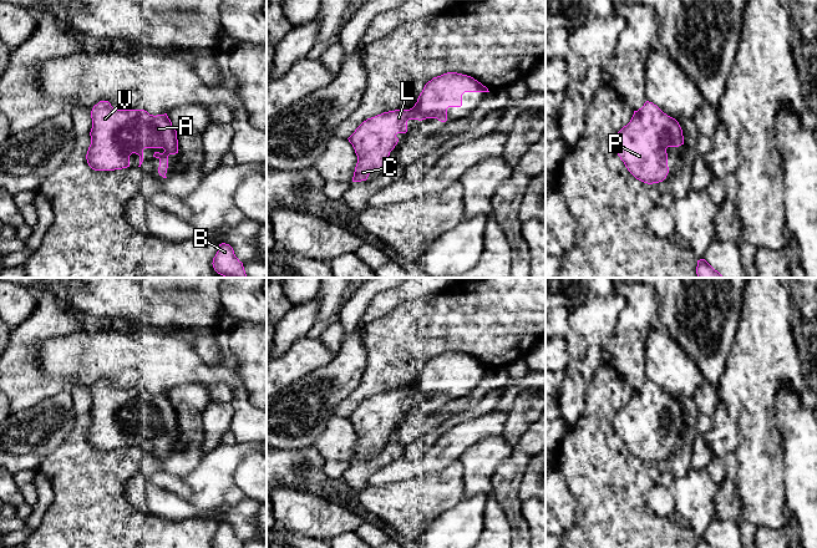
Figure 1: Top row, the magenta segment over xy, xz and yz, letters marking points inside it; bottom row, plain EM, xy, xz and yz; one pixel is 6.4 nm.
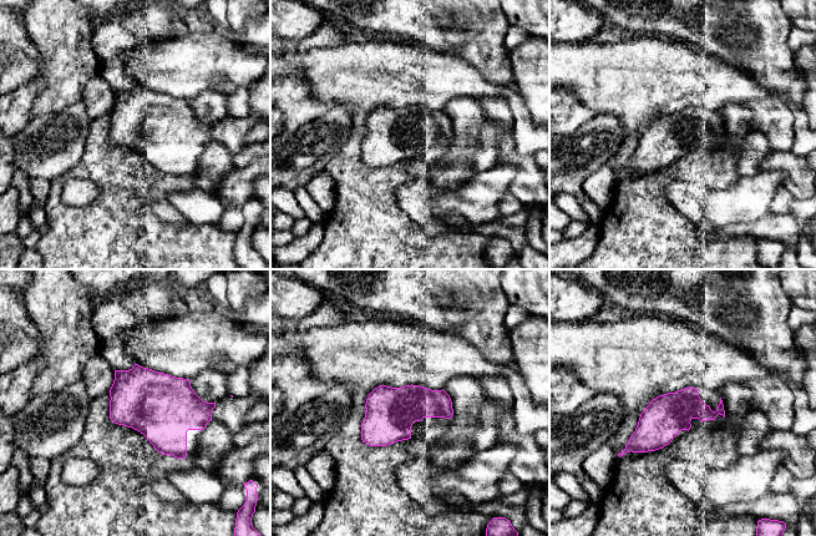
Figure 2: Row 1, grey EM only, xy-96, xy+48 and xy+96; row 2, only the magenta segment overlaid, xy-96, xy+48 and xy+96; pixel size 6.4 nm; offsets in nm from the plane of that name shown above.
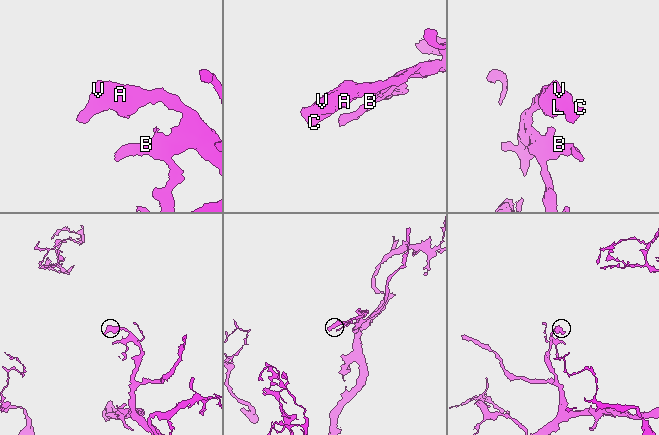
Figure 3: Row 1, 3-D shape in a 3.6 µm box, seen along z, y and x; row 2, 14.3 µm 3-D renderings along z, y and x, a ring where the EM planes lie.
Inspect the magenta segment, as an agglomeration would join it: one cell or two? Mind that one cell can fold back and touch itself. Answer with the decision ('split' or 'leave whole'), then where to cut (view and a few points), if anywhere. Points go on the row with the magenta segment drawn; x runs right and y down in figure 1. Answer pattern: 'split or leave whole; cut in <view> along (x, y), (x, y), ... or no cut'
leave whole; no cut

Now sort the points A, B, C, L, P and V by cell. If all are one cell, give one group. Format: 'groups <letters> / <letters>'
groups A B C L P V

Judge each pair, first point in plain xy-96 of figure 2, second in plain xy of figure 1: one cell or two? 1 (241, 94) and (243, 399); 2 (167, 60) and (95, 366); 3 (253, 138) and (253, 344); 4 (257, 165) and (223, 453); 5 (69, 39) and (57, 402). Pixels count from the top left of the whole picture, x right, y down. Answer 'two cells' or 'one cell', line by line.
1: two cells
2: one cell
3: two cells
4: one cell
5: two cells

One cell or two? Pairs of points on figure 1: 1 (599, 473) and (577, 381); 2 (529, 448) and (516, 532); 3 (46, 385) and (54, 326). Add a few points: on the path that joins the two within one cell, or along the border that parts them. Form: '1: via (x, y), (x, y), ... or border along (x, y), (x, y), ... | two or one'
1: border along (589, 384), (585, 391), (584, 410), (571, 427) | two
2: via (512, 470), (511, 505), (513, 511) | one
3: via (29, 369), (29, 343), (36, 335) | one

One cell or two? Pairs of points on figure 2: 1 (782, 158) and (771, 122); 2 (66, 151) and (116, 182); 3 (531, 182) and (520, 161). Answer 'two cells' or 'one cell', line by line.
1: two cells
2: two cells
3: one cell

